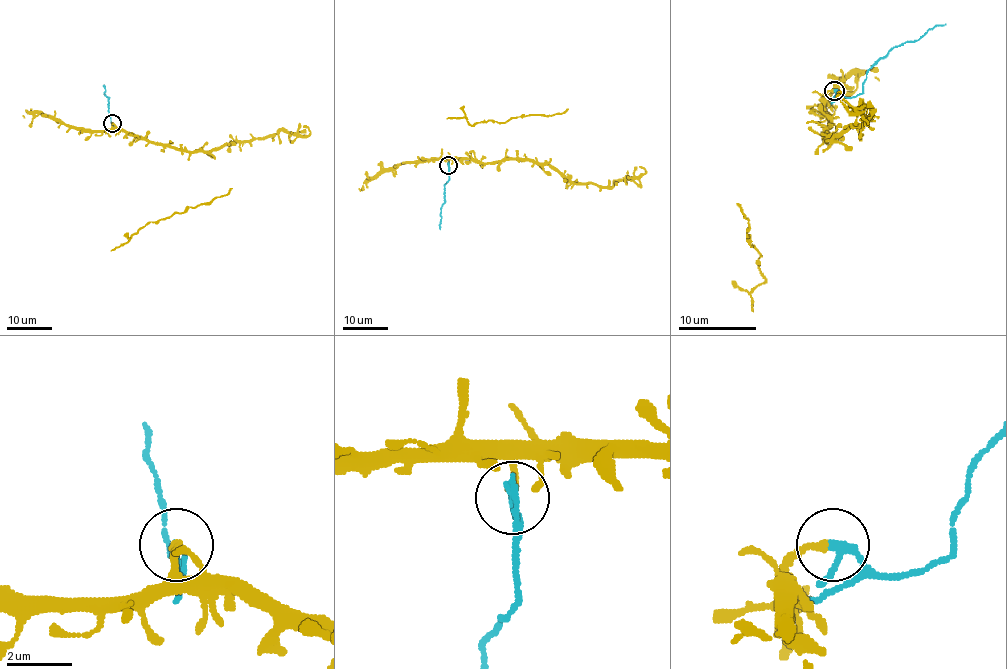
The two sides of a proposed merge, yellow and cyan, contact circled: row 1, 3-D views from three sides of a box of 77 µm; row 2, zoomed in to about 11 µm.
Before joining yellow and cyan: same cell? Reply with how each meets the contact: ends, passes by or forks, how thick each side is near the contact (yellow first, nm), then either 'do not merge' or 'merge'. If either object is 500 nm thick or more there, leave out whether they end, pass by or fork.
yellow ends | cyan passes by | 240/200 nm | do not merge

